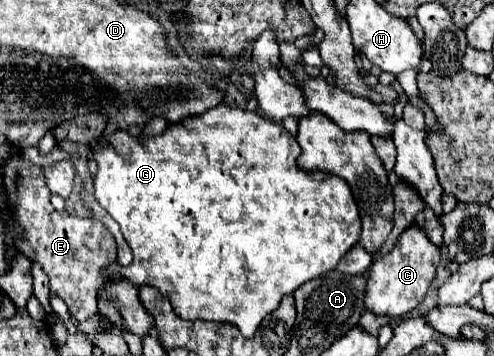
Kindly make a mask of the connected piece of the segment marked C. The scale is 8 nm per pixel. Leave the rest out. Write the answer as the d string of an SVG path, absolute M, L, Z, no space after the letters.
M416 224L402 232L394 250L370 266L370 282L366 286L366 306L374 314L386 314L392 318L400 318L412 312L426 296L434 276L436 266L440 264L440 248L434 246Z

